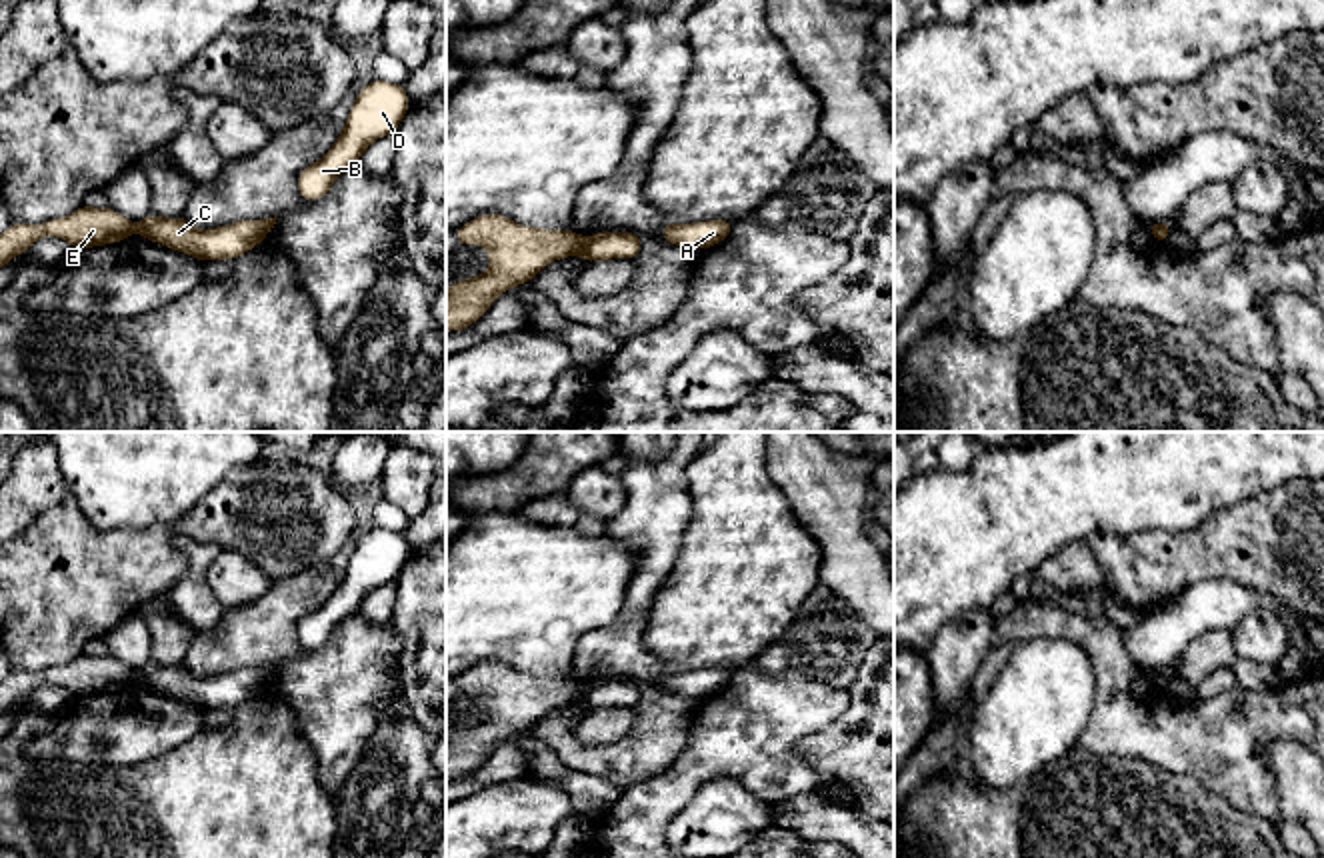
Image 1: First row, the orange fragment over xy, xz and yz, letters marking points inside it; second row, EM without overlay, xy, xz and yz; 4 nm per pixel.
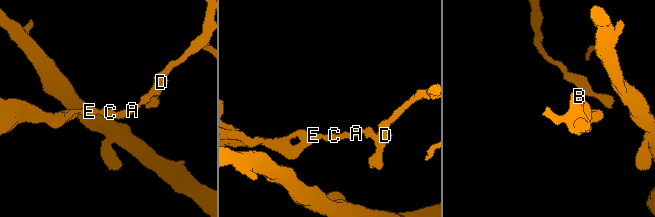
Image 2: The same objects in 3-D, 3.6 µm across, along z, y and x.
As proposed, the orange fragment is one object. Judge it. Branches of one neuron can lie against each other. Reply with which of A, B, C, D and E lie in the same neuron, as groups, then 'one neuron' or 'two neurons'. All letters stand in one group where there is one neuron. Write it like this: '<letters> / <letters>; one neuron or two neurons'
A B C D / E; two neurons

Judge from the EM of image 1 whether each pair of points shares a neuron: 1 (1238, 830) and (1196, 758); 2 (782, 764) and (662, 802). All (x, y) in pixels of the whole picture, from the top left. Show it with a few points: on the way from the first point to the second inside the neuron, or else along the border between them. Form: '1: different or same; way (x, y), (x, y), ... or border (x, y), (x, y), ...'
1: different; border (1176, 774), (1194, 774), (1232, 806), (1260, 818)
2: same; way (752, 764), (700, 764), (692, 772)

